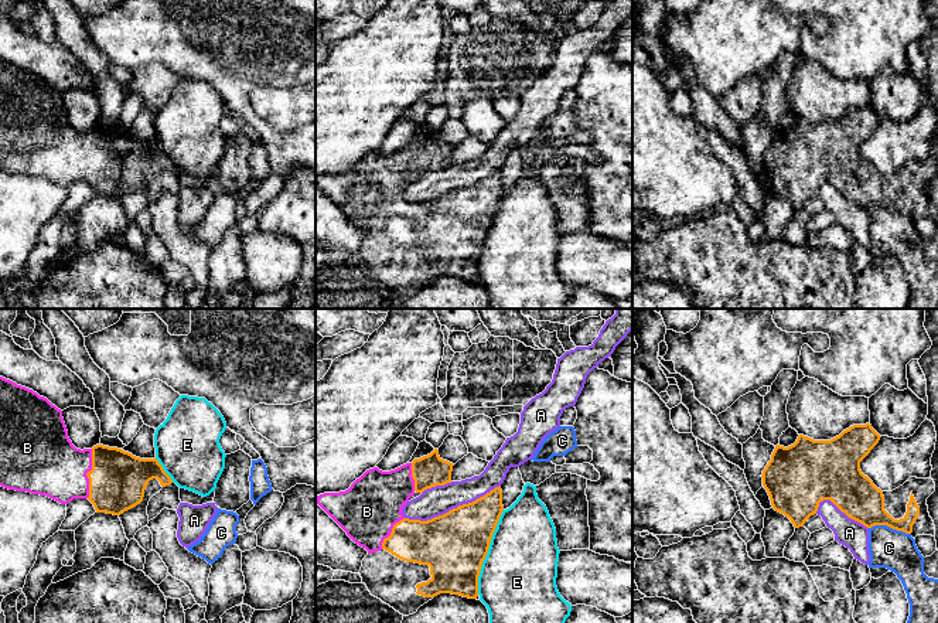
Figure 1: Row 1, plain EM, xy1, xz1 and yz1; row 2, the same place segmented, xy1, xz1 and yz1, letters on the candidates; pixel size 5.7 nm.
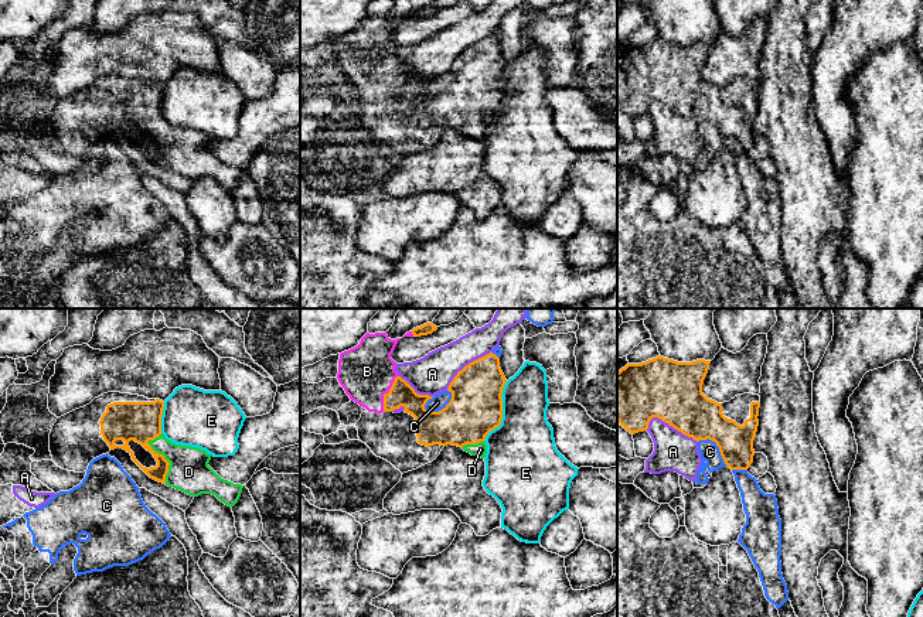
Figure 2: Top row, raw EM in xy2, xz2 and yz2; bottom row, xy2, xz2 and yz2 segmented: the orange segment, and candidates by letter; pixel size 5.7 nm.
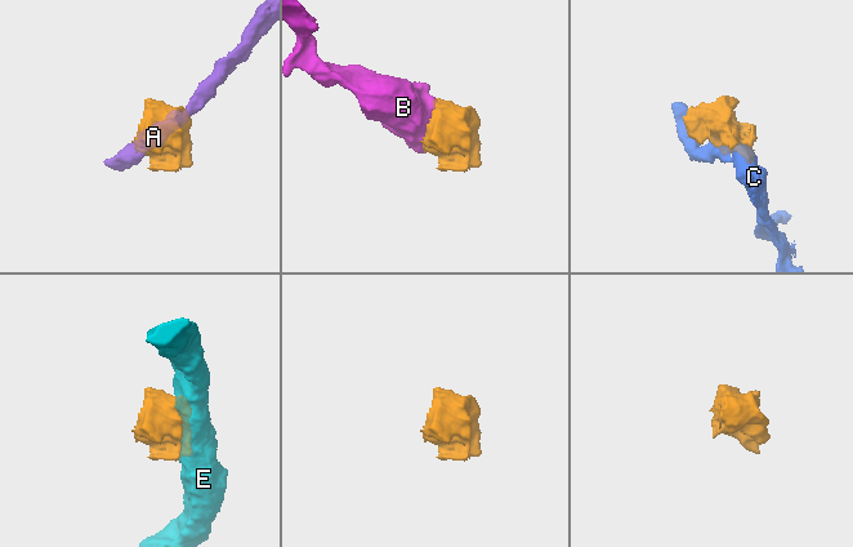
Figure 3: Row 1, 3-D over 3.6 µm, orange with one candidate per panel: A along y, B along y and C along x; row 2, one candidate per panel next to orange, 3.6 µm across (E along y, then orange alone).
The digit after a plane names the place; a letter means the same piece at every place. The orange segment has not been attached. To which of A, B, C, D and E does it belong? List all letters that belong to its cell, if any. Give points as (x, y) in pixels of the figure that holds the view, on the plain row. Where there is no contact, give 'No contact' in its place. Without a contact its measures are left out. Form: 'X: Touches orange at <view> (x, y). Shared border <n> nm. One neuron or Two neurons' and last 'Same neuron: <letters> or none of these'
A: Touches orange at xz1 (453, 191). Shared border 600 nm. Two neurons
B: Touches orange at xy1 (87, 156). Shared border 280 nm. One neuron
C: Touches orange at xz2 (442, 92). Shared border 190 nm. Two neurons
D: Touches orange at xy2 (162, 137). Shared border 280 nm. One neuron
E: Touches orange at xz1 (487, 235). Shared border 500 nm. Two neurons
Same neuron: B, D

